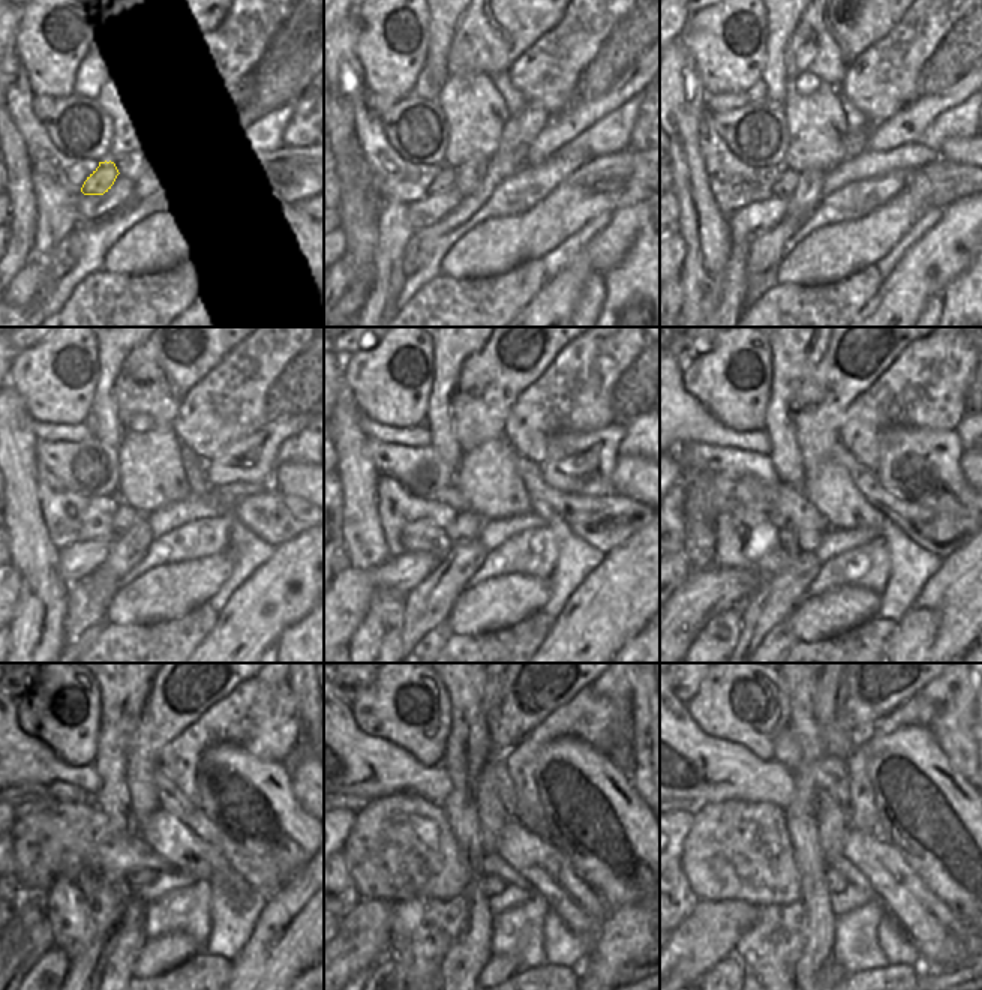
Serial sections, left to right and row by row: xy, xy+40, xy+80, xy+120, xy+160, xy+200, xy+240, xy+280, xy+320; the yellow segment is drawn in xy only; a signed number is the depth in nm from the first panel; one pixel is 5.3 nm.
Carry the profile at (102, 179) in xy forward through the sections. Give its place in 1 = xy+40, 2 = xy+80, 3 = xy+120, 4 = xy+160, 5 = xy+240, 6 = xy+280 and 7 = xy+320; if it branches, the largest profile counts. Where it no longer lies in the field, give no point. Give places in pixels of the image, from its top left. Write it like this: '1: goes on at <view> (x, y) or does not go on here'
1: goes on at xy+40 (446, 179)
2: goes on at xy+80 (784, 188)
3: goes on at xy+120 (125, 516)
4: goes on at xy+160 (467, 525)
5: goes on at xy+240 (135, 879)
6: goes on at xy+280 (492, 884)
7: goes on at xy+320 (835, 882)

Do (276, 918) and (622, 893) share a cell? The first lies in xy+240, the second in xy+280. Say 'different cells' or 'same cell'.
different cells

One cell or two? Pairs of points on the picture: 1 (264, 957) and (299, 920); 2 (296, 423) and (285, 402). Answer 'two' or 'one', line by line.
1: one
2: two

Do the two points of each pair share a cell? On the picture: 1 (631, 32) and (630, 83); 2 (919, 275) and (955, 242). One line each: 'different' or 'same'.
1: different
2: same

